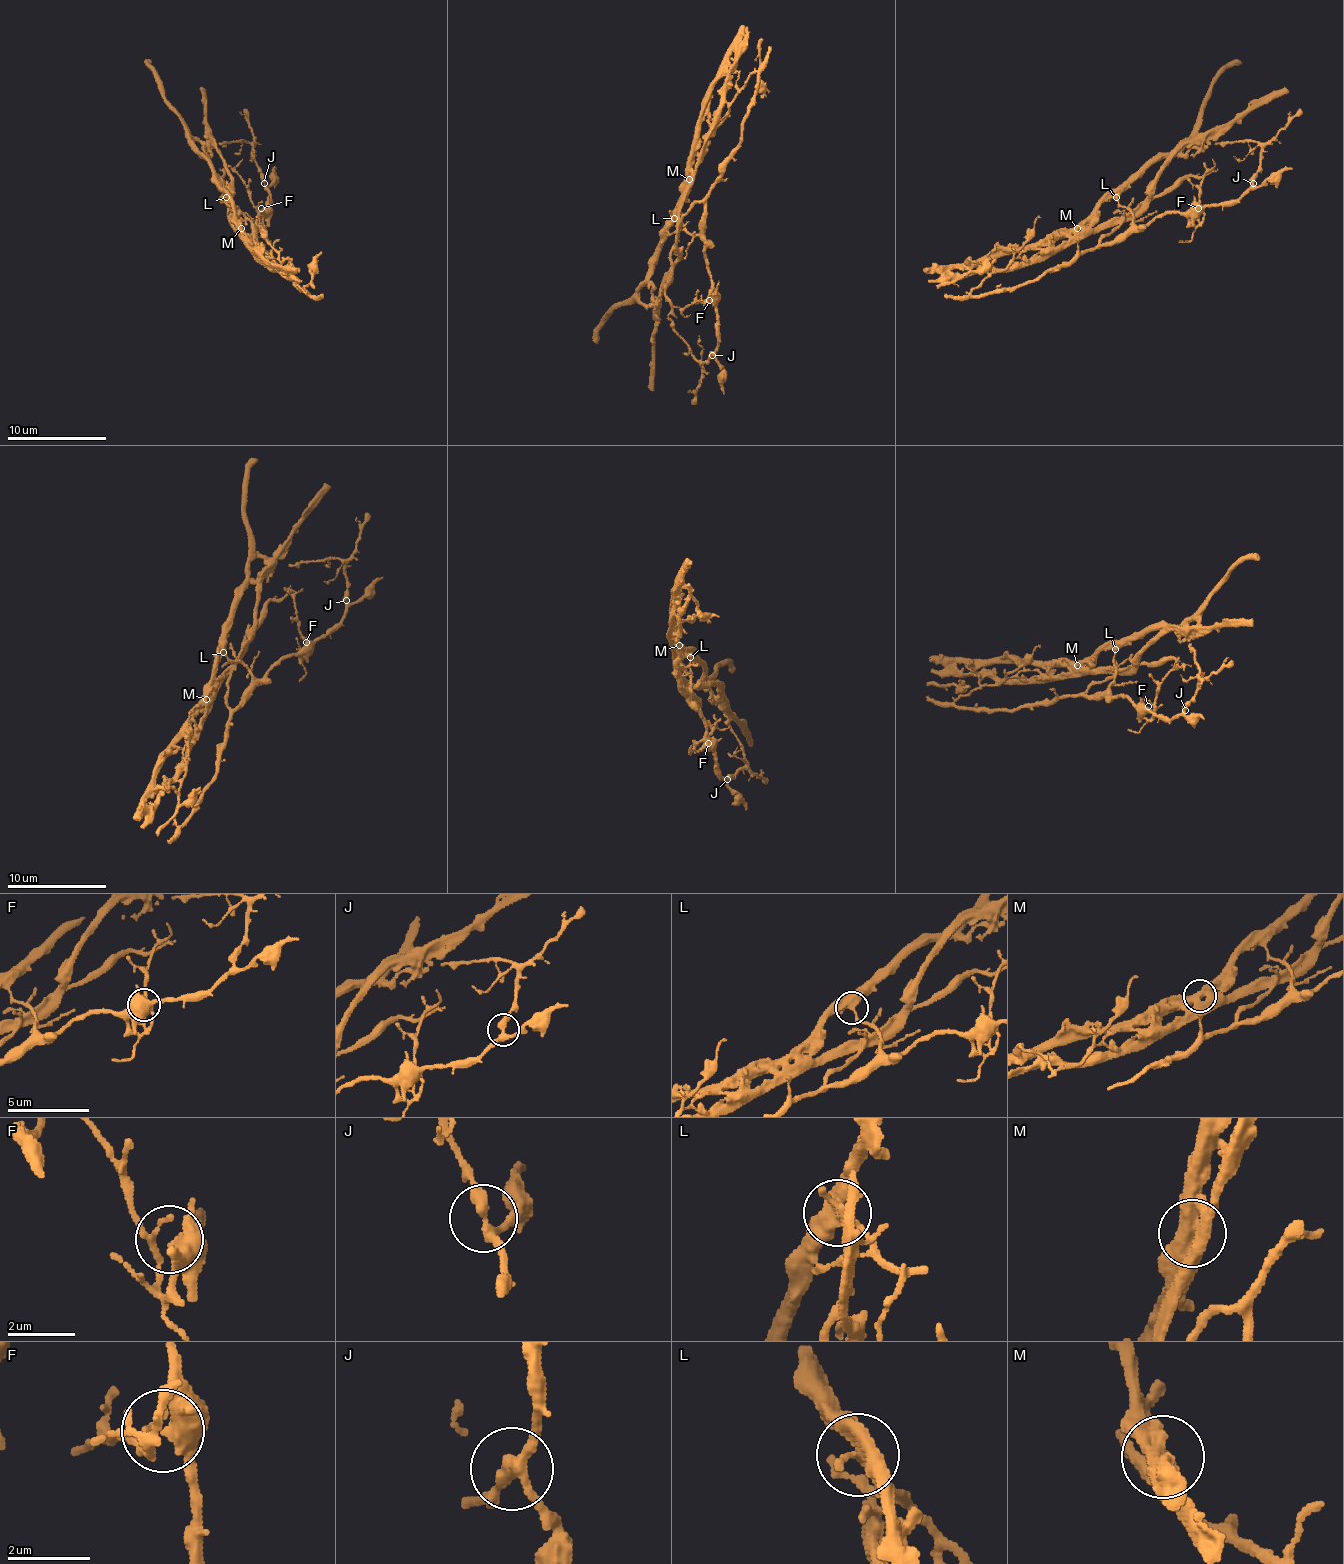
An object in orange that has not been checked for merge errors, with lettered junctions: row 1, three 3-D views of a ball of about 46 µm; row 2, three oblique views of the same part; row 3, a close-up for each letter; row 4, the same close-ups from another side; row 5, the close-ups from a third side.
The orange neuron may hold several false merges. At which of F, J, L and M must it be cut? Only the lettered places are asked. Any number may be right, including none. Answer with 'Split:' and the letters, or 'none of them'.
Split: L, M

